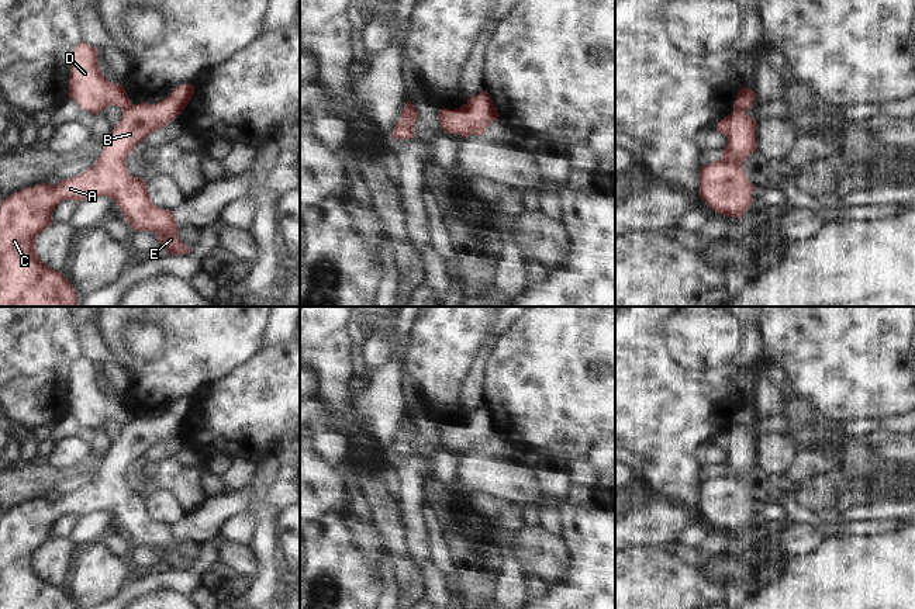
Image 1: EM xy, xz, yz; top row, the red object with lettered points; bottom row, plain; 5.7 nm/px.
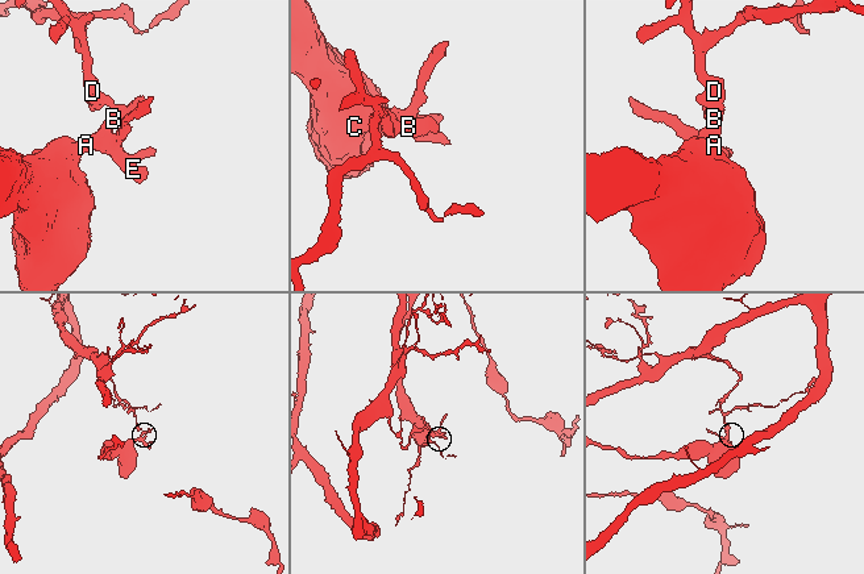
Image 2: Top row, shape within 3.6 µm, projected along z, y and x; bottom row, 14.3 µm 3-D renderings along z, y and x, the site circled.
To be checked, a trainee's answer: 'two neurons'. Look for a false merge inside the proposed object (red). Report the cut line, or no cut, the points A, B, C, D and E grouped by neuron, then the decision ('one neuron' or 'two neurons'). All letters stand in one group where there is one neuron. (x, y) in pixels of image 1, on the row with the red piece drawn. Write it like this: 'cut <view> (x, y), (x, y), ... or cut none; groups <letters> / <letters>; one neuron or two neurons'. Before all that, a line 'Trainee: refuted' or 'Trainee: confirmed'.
Trainee: confirmed
cut yz (735, 109), (745, 110); groups A B C E / D; two neurons

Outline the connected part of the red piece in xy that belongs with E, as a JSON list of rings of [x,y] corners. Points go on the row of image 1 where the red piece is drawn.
[[[193,84],[177,86],[156,104],[131,104],[104,142],[96,165],[56,186],[41,183],[23,188],[0,203],[0,307],[79,307],[75,287],[56,270],[45,266],[35,250],[35,241],[52,224],[52,211],[63,200],[76,203],[92,197],[111,197],[134,231],[158,236],[168,255],[187,255],[190,248],[179,241],[175,211],[162,210],[151,201],[148,184],[127,170],[127,158],[148,135],[182,114],[194,93]]]

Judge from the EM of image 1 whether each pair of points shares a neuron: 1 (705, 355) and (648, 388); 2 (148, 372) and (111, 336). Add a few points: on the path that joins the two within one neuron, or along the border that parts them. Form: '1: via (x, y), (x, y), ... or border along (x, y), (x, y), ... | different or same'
1: border along (666, 339), (672, 357), (684, 367), (717, 366) | different
2: via (138, 369), (118, 346) | same

